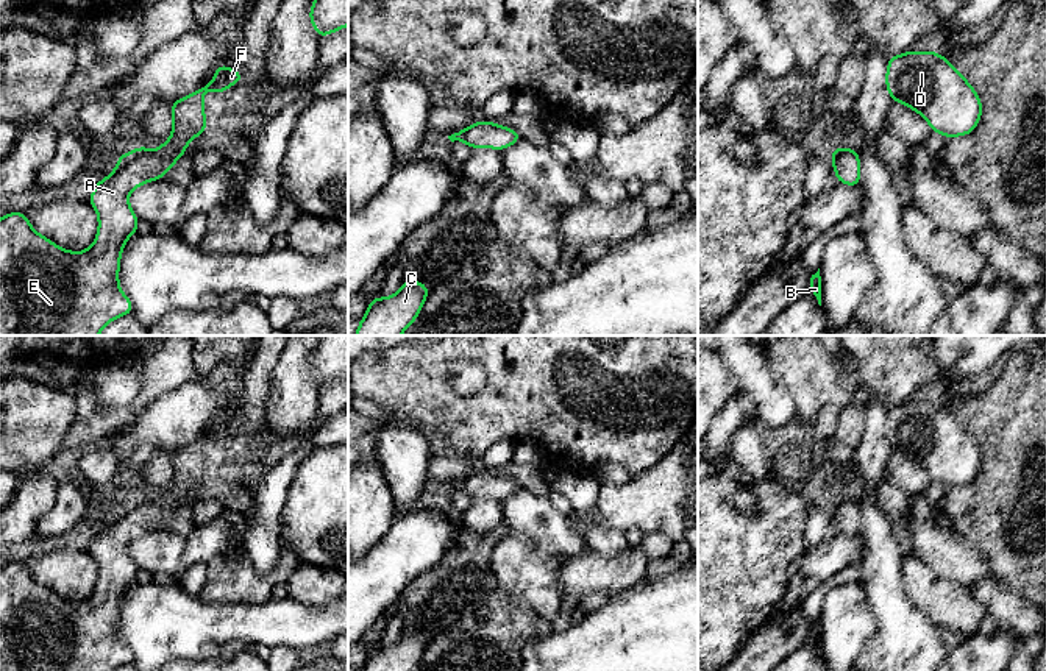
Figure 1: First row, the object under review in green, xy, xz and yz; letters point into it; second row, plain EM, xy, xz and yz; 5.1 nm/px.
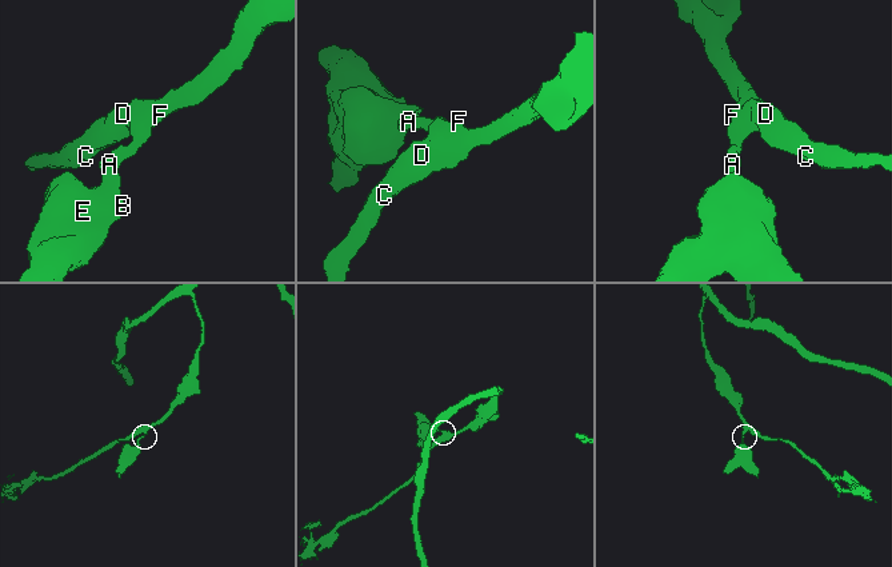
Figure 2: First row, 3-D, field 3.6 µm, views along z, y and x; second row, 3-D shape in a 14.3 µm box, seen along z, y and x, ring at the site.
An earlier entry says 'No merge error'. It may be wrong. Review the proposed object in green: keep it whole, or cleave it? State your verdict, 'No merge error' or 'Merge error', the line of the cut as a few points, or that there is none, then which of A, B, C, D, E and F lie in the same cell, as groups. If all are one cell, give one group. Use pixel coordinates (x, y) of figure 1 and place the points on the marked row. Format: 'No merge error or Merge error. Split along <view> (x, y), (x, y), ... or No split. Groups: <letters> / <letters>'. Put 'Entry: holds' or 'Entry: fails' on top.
Entry: holds
No merge error. No split. Groups: A B C D E F

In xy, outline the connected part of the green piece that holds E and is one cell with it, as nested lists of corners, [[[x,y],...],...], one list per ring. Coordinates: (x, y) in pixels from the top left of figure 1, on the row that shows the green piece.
[[[219,64],[211,84],[203,83],[197,92],[170,103],[173,130],[169,140],[158,150],[148,150],[141,145],[130,153],[120,154],[114,172],[108,178],[97,181],[87,200],[98,214],[98,233],[87,250],[81,253],[62,250],[36,233],[23,212],[9,212],[0,218],[0,307],[5,309],[0,317],[0,336],[98,336],[114,318],[133,315],[133,304],[119,287],[120,253],[126,239],[137,233],[139,220],[128,203],[128,193],[145,183],[164,178],[170,167],[186,153],[187,144],[208,130],[203,95],[208,91],[225,94],[229,86],[242,80],[245,80],[244,73]]]

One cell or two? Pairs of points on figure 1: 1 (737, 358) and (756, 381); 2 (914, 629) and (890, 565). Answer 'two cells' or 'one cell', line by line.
1: one cell
2: one cell

